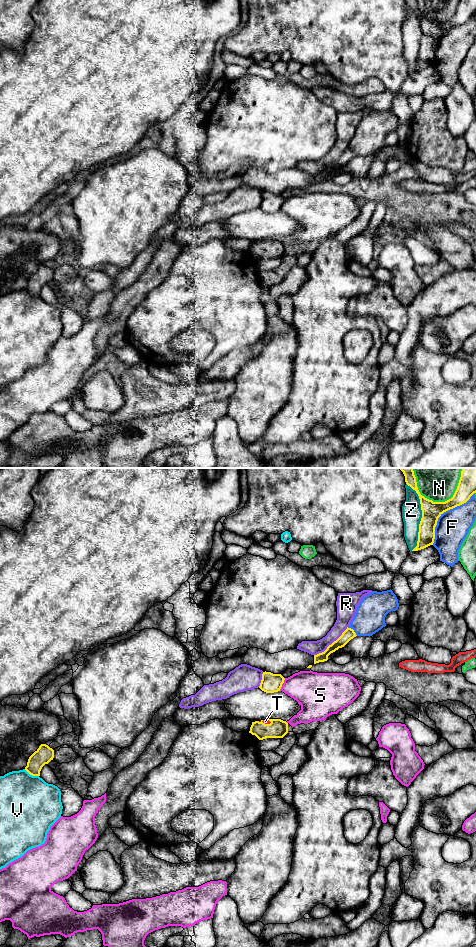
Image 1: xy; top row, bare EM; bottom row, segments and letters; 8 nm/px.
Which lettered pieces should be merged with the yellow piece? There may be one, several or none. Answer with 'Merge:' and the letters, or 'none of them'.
Merge: T

